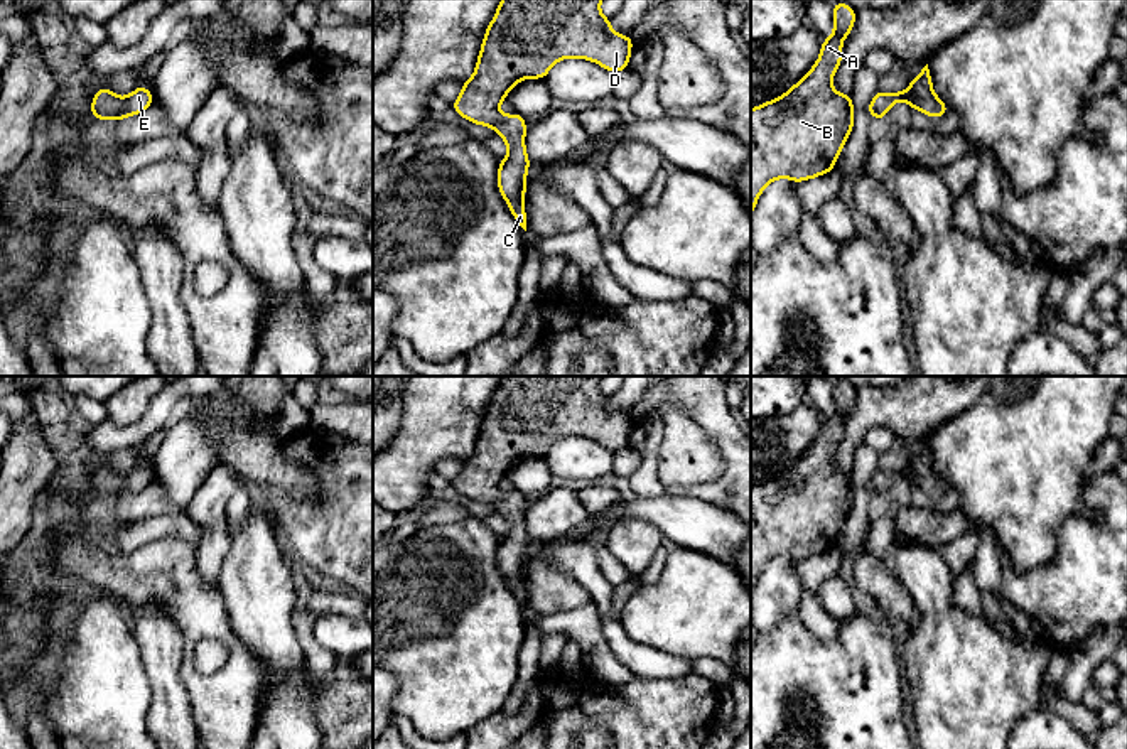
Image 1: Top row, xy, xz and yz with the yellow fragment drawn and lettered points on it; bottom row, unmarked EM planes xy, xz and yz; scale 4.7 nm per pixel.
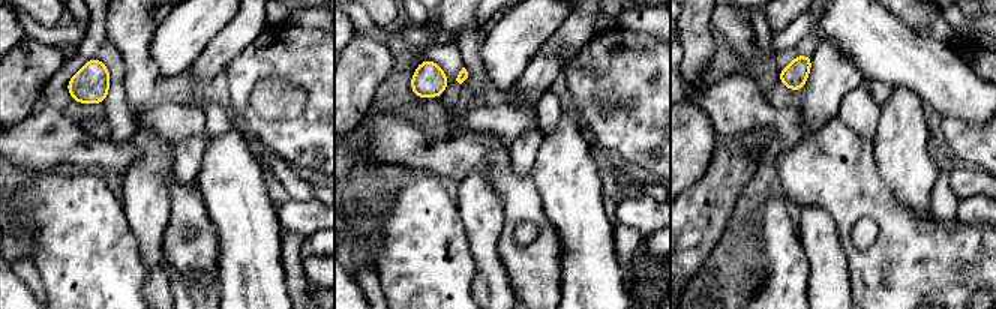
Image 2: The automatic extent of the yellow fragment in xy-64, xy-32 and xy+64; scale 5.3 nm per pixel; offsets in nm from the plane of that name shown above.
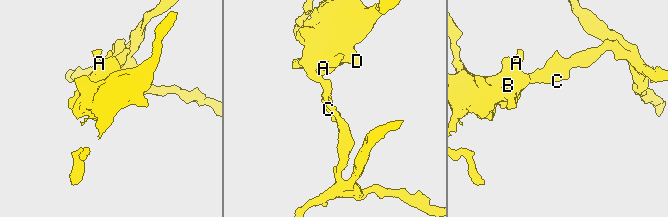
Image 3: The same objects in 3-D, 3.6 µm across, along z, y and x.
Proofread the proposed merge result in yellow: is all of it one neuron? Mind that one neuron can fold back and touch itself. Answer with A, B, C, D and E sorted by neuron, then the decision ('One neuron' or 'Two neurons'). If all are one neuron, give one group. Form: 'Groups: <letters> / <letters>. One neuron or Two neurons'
Groups: A B C D E. One neuron

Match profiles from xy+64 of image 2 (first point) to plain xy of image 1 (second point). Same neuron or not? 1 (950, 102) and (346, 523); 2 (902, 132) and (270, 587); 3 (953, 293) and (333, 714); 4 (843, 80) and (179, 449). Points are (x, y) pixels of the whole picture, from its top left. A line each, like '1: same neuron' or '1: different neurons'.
1: different neurons
2: same neuron
3: same neuron
4: same neuron

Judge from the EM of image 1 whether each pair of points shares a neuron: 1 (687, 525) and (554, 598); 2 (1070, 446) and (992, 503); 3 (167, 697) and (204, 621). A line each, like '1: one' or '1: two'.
1: two
2: one
3: two

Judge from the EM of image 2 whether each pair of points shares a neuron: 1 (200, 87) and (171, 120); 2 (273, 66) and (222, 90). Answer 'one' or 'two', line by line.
1: one
2: two

